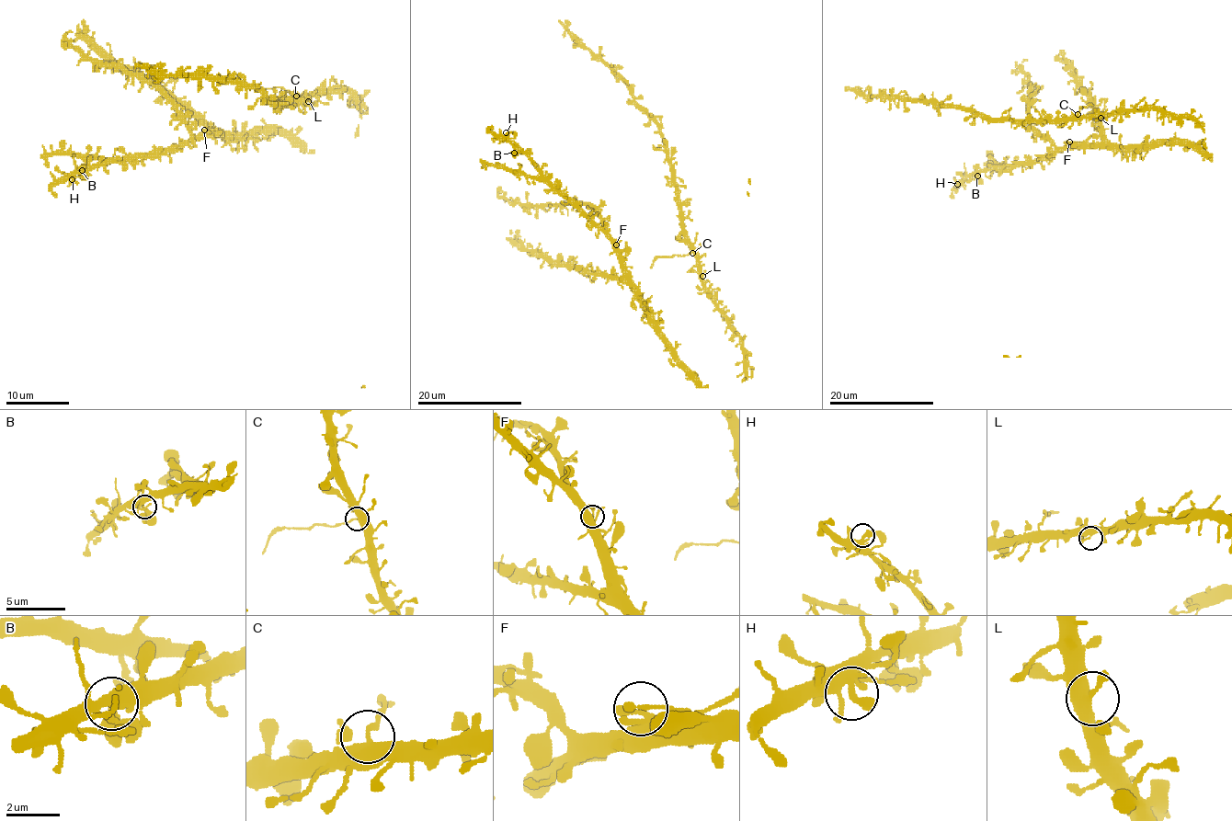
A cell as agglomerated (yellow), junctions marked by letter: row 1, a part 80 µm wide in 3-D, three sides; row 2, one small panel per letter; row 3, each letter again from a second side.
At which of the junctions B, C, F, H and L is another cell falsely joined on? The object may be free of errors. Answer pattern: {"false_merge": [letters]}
{"false_merge": ["C"]}

